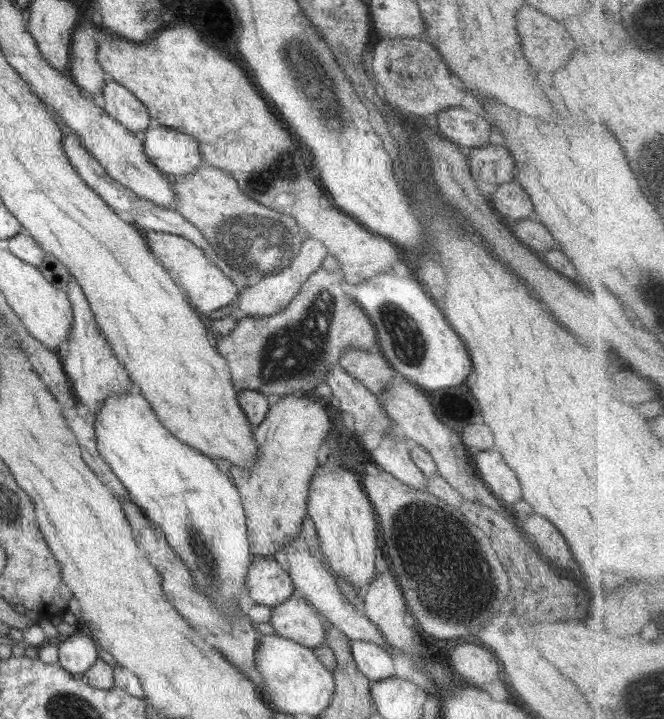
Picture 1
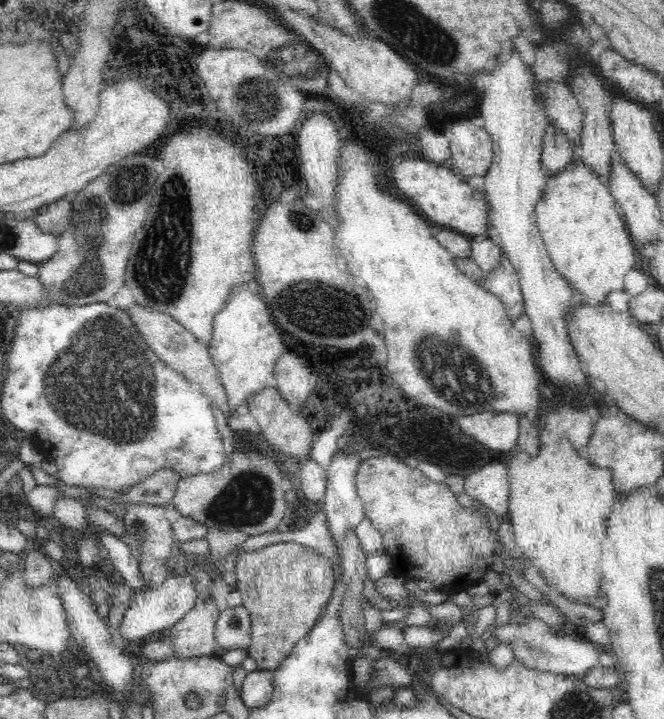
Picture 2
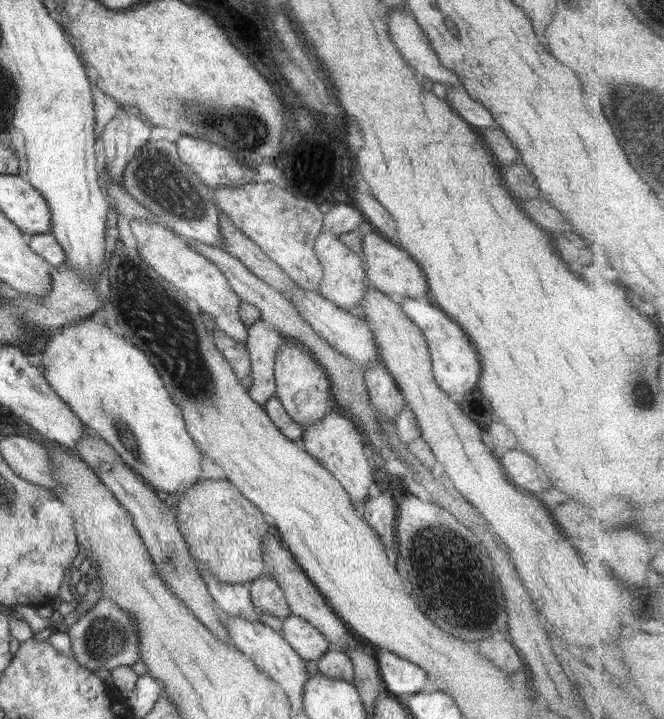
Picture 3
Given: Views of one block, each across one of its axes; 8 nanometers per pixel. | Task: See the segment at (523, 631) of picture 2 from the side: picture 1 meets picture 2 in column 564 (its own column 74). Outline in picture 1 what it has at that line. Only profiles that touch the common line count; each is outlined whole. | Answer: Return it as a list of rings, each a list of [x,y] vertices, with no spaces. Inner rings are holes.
[[[89,633],[68,636],[59,645],[57,662],[72,675],[84,674],[99,659],[98,644]]]

